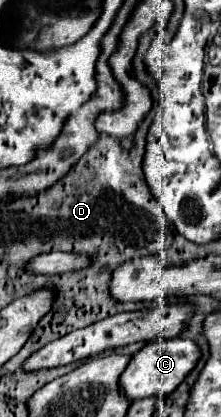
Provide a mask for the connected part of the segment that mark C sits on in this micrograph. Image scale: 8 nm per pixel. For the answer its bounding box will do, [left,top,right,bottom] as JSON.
[119,337,201,401]

